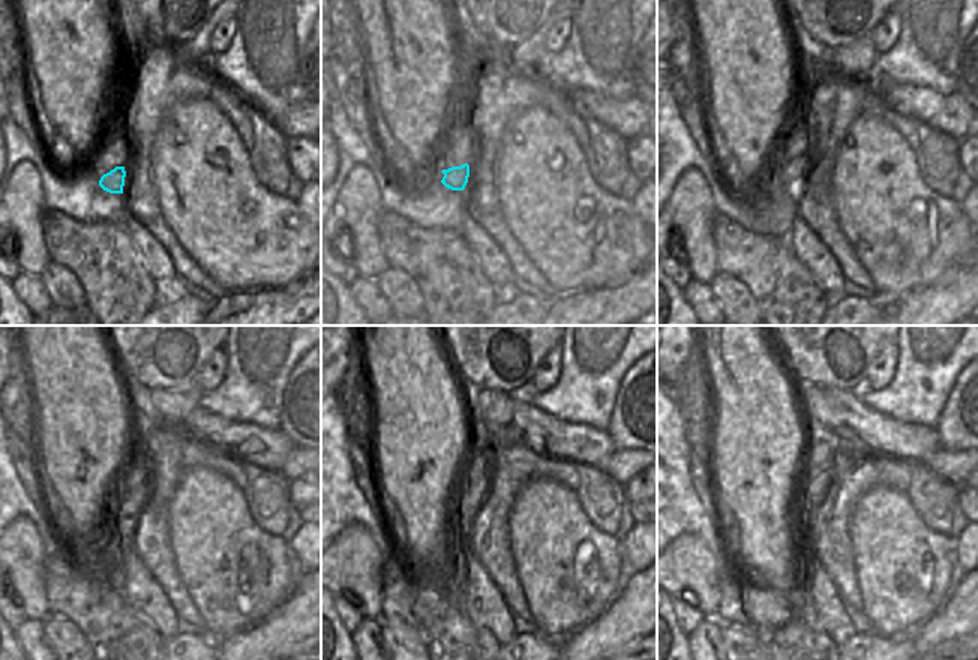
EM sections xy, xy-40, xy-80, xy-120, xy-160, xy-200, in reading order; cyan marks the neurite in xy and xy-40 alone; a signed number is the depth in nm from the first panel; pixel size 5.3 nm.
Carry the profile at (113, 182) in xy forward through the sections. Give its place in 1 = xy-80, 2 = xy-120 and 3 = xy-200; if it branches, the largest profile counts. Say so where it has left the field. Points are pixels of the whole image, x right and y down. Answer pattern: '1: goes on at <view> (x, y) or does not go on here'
1: goes on at xy-80 (792, 173)
2: goes on at xy-120 (122, 509)
3: goes on at xy-200 (810, 492)

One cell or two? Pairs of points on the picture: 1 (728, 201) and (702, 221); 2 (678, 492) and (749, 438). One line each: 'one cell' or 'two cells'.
1: two cells
2: two cells

